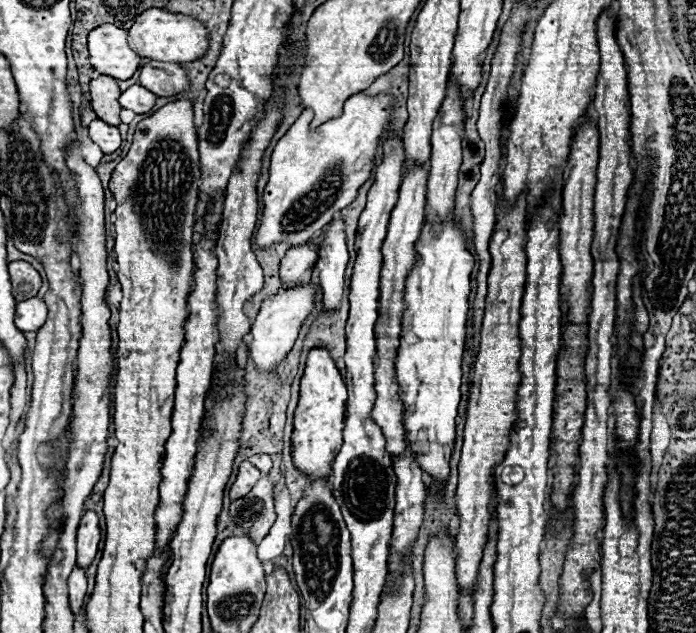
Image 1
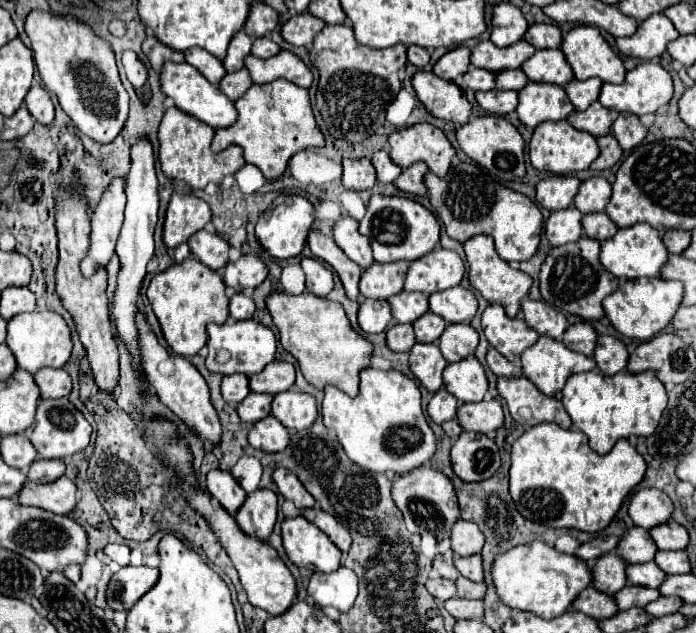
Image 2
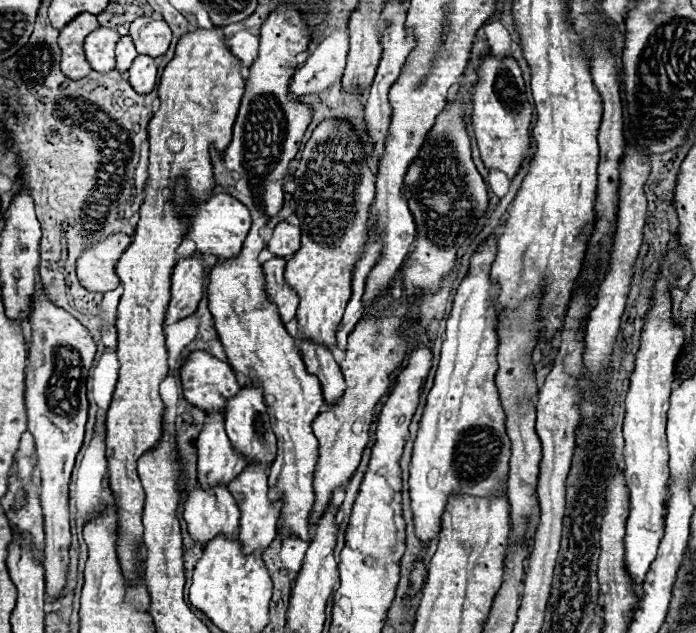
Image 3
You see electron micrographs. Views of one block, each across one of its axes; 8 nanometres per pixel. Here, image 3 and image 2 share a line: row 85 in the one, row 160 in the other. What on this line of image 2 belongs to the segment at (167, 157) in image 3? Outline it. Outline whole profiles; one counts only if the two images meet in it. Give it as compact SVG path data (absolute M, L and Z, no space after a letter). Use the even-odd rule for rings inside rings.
M172 106L164 112L160 130L158 130L158 140L160 140L160 164L162 164L162 172L166 176L170 176L172 180L184 180L190 188L206 188L208 182L214 184L222 184L226 174L234 174L238 172L238 168L242 168L244 156L242 156L242 148L232 144L222 152L212 152L210 150L210 142L214 138L214 128L192 118L190 114L182 112L180 108Z

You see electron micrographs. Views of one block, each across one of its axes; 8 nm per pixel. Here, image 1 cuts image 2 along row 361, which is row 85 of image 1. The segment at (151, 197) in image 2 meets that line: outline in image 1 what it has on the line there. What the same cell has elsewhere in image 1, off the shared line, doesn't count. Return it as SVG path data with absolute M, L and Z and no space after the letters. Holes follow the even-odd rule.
M134 84L128 90L124 90L118 100L120 100L122 108L128 108L128 110L132 110L136 114L146 114L154 106L156 94L152 94L150 90L142 88L140 84Z

